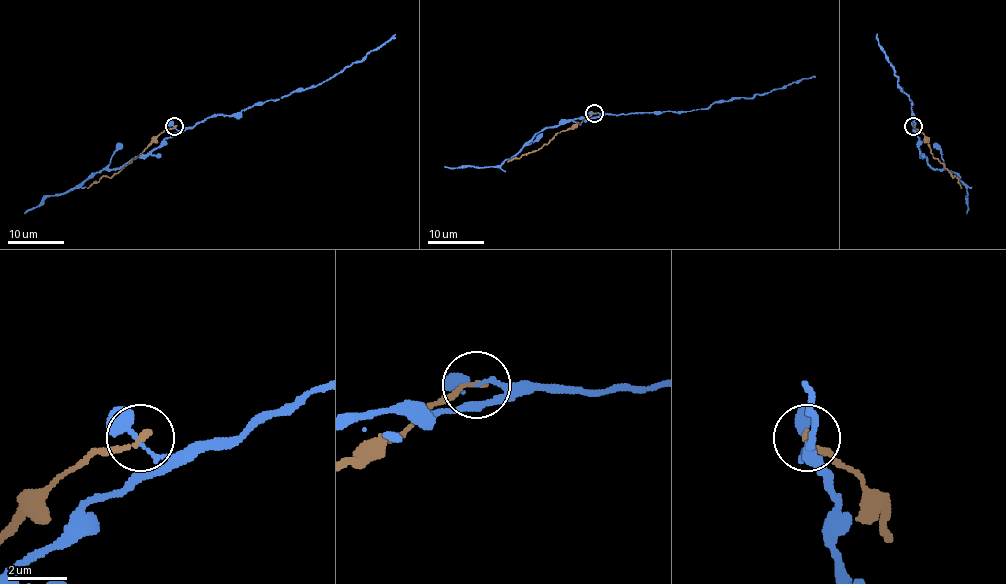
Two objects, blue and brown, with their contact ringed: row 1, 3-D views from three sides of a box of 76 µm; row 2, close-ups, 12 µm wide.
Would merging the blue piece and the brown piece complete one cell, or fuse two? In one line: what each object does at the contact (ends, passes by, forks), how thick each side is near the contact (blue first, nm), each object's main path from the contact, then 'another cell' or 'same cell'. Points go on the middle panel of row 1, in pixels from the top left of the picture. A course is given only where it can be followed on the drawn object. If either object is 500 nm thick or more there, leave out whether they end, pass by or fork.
blue passes by; brown ends; calibres 260 and 200 nm; course blue (594, 114), (703, 109), (714, 102), (751, 98), (815, 77); course brown (594, 114), (557, 132), (539, 149), (506, 162); another cell

